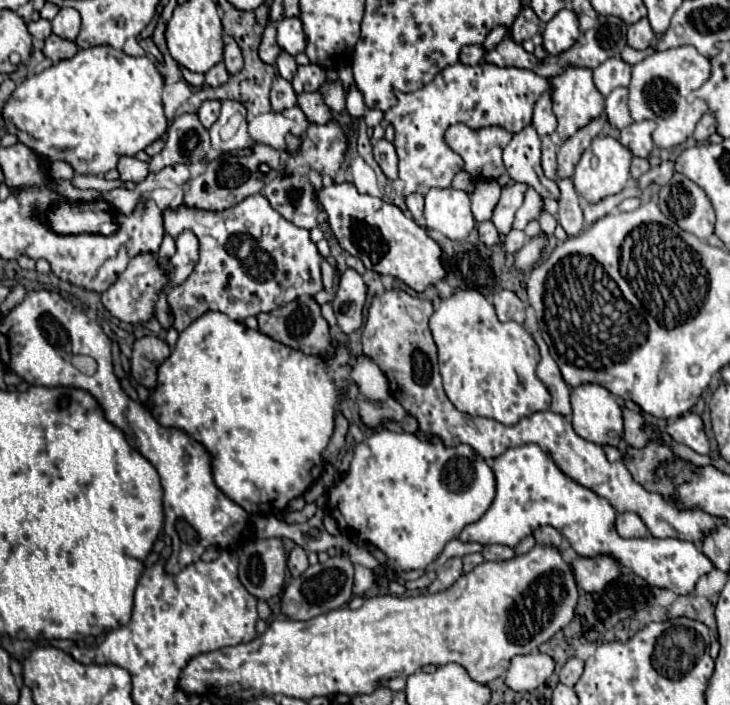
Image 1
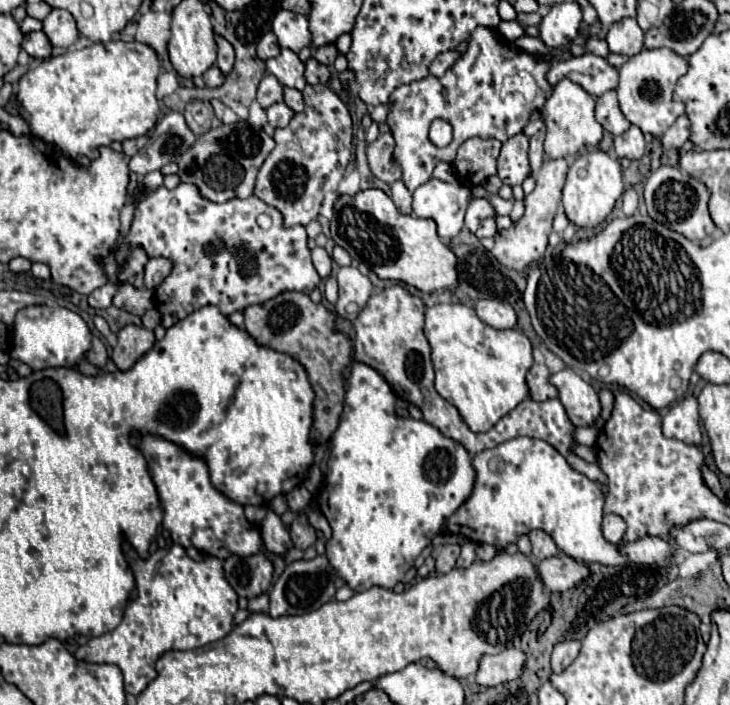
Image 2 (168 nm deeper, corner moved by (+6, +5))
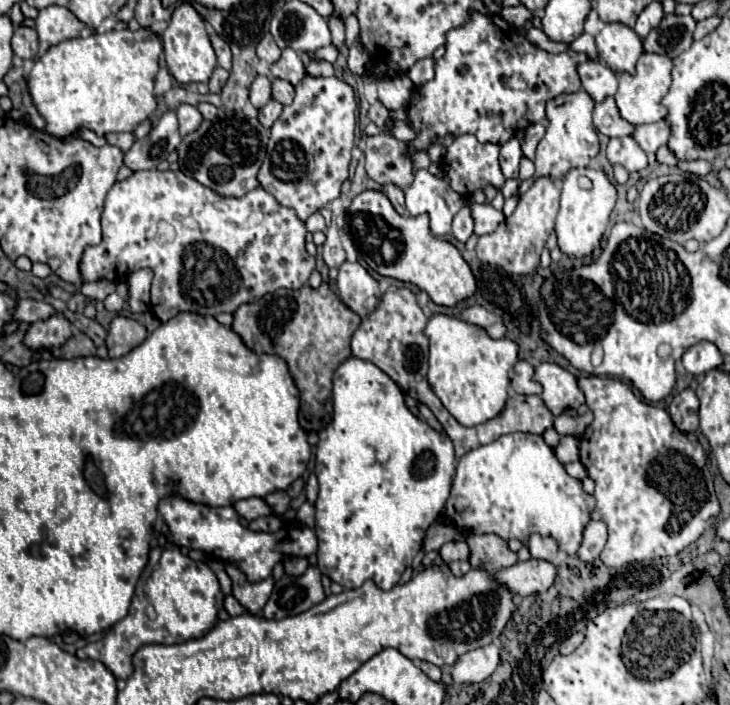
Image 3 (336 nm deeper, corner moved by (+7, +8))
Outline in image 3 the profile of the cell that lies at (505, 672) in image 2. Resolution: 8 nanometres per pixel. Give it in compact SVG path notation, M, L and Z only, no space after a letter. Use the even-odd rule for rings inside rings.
M496 644L470 650L452 664L452 680L456 684L482 682L496 670L498 664L500 664L500 648Z

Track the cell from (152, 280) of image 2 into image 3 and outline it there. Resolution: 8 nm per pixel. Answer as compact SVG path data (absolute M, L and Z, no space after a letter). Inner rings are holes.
M142 268L128 276L128 308L130 312L144 312L150 306L150 282L152 282L152 270Z

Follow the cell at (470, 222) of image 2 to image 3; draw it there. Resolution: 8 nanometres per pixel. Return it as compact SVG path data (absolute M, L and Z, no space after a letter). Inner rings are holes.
M462 208L454 220L452 220L452 234L458 242L466 242L472 236L472 218L468 214L468 208Z

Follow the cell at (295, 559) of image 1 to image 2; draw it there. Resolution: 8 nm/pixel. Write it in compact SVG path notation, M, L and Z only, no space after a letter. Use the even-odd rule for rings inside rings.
M273 509L267 511L267 517L263 519L259 531L261 531L261 537L263 537L265 549L269 553L275 553L279 557L285 557L287 549L291 547L291 537L289 537L287 529L283 527L279 515Z

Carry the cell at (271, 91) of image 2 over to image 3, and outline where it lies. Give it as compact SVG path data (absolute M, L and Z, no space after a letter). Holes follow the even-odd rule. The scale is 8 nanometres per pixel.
M258 76L250 86L250 102L254 108L262 108L272 98L270 80L266 76Z

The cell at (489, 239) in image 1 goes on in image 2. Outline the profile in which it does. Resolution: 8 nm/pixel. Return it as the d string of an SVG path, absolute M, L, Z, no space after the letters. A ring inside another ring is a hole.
M485 219L485 221L479 225L479 229L475 231L475 235L477 235L479 239L483 239L483 237L495 237L495 233L497 233L495 219Z

